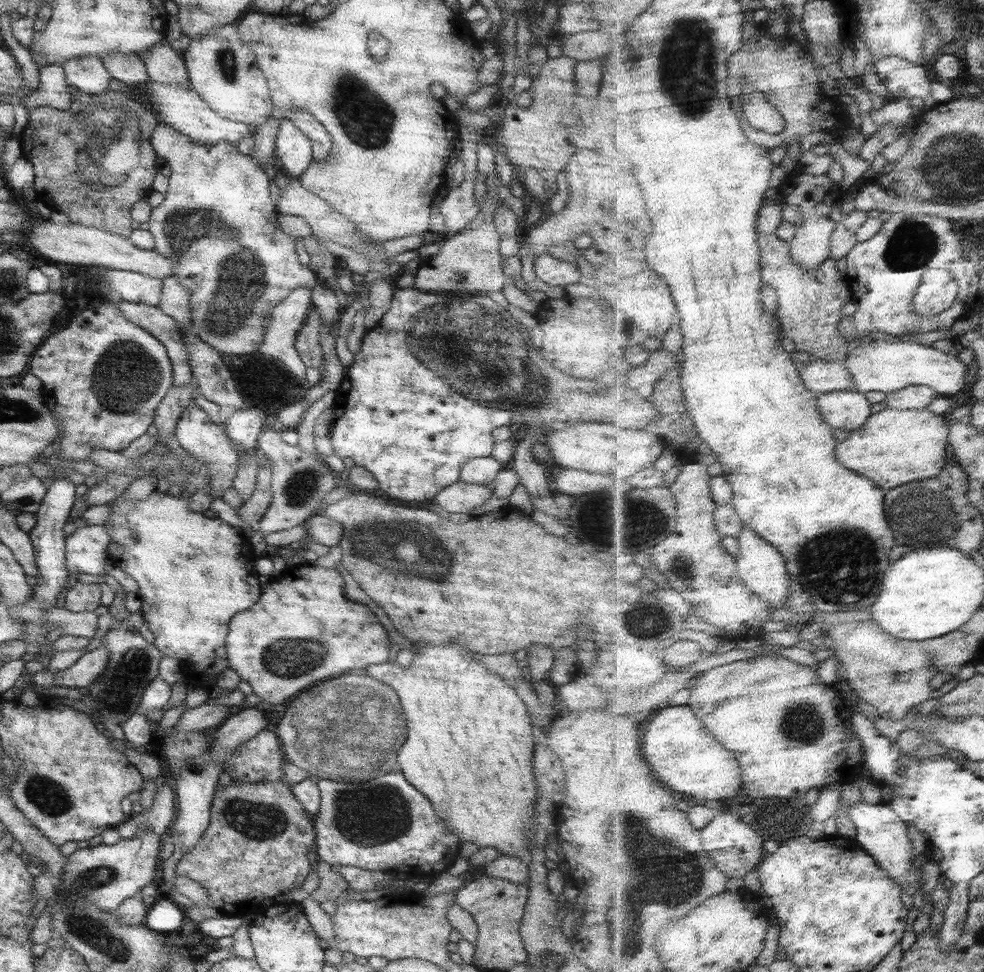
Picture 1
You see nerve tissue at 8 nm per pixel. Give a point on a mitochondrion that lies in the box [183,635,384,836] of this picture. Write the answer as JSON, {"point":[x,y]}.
{"point":[288,659]}

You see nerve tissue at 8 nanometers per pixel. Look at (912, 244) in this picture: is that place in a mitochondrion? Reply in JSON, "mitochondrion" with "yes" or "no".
{"mitochondrion":"yes"}

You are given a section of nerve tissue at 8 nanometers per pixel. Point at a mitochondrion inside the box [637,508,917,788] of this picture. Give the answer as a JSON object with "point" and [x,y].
{"point":[837,548]}

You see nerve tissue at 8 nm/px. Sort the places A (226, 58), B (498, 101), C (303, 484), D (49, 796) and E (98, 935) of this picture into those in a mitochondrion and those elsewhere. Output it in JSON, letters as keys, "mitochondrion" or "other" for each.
{"A":"mitochondrion","B":"other","C":"mitochondrion","D":"mitochondrion","E":"mitochondrion"}

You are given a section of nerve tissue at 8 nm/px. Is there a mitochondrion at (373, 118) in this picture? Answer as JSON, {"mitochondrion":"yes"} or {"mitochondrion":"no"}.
{"mitochondrion":"yes"}

